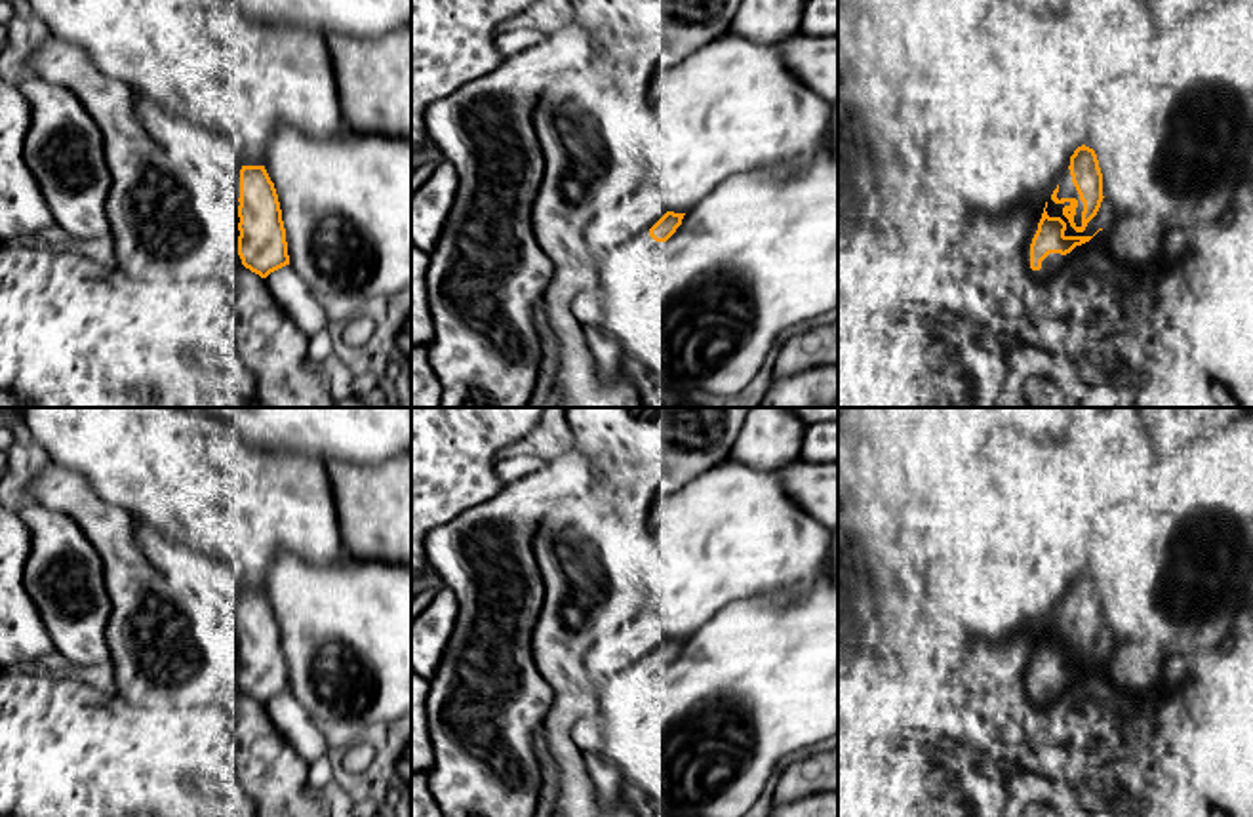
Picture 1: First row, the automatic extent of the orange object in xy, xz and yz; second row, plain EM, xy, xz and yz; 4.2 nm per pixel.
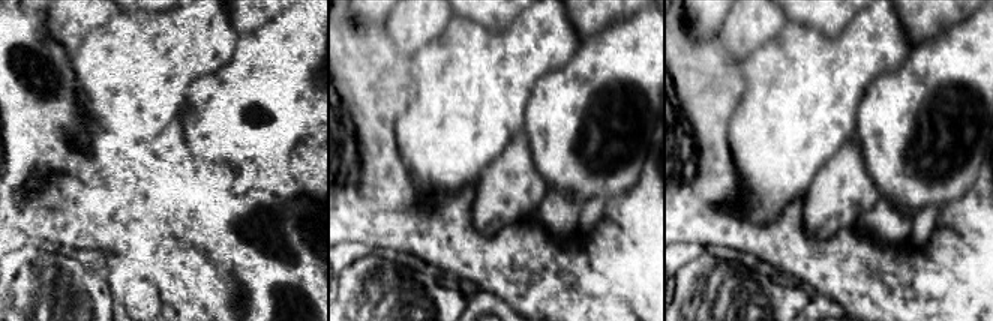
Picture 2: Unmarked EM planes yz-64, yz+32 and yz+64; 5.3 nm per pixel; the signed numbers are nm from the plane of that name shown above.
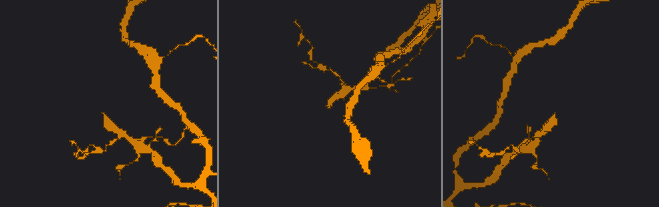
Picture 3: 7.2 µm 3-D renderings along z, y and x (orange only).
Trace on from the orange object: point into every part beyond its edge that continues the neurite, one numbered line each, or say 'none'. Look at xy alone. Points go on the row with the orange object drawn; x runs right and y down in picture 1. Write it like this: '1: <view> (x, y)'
none

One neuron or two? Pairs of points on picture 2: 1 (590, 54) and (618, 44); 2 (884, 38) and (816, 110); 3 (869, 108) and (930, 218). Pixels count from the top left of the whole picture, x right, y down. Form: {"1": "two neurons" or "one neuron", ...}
{"1": "one neuron", "2": "one neuron", "3": "two neurons"}

